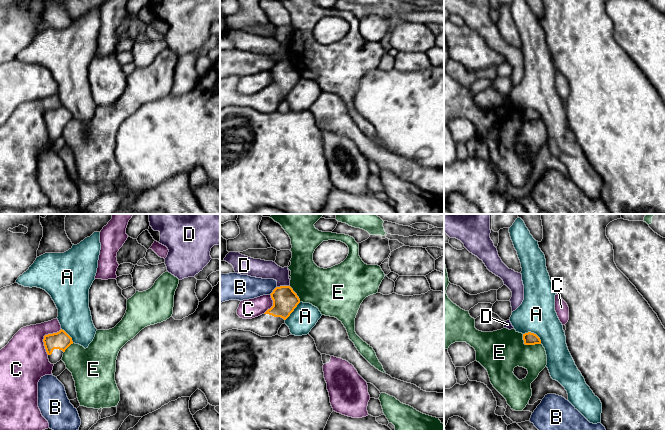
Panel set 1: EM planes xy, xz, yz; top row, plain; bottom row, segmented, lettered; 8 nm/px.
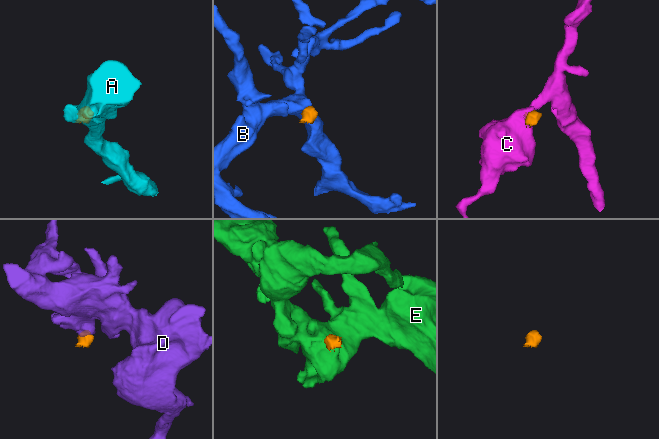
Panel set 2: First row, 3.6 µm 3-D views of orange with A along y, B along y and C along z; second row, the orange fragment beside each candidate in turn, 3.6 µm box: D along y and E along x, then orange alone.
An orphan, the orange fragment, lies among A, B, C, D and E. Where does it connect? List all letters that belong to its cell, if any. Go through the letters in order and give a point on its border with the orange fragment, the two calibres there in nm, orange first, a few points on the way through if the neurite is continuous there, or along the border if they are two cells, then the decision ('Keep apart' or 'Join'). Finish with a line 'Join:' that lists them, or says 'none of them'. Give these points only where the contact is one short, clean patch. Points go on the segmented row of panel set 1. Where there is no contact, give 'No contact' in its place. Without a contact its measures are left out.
A: Touches orange at yz (533, 333). Thickness 100 nm (orange) against 300 nm. Boundary: yz (523, 333), (534, 333), (541, 343). Keep apart
B: Touches orange at xz (273, 290). Thickness 200 nm (orange) against 200 nm. Boundary: xz (276, 286), (269, 294). Keep apart
C: Touches orange at xy (44, 337). Thickness 150 nm (orange) against 380 nm. Boundary: xy (61, 329), (44, 336), (43, 345), (47, 354). Keep apart
D: Touches orange at xz (283, 286). Thickness 200 nm (orange) against 150 nm. Boundary: xz (289, 285), (277, 287). Keep apart
E: Touches orange at yz (528, 344). Thickness 100 nm (orange) against 360 nm. Boundary: yz (522, 334), (525, 344), (540, 344). Keep apart
Join: none of them

